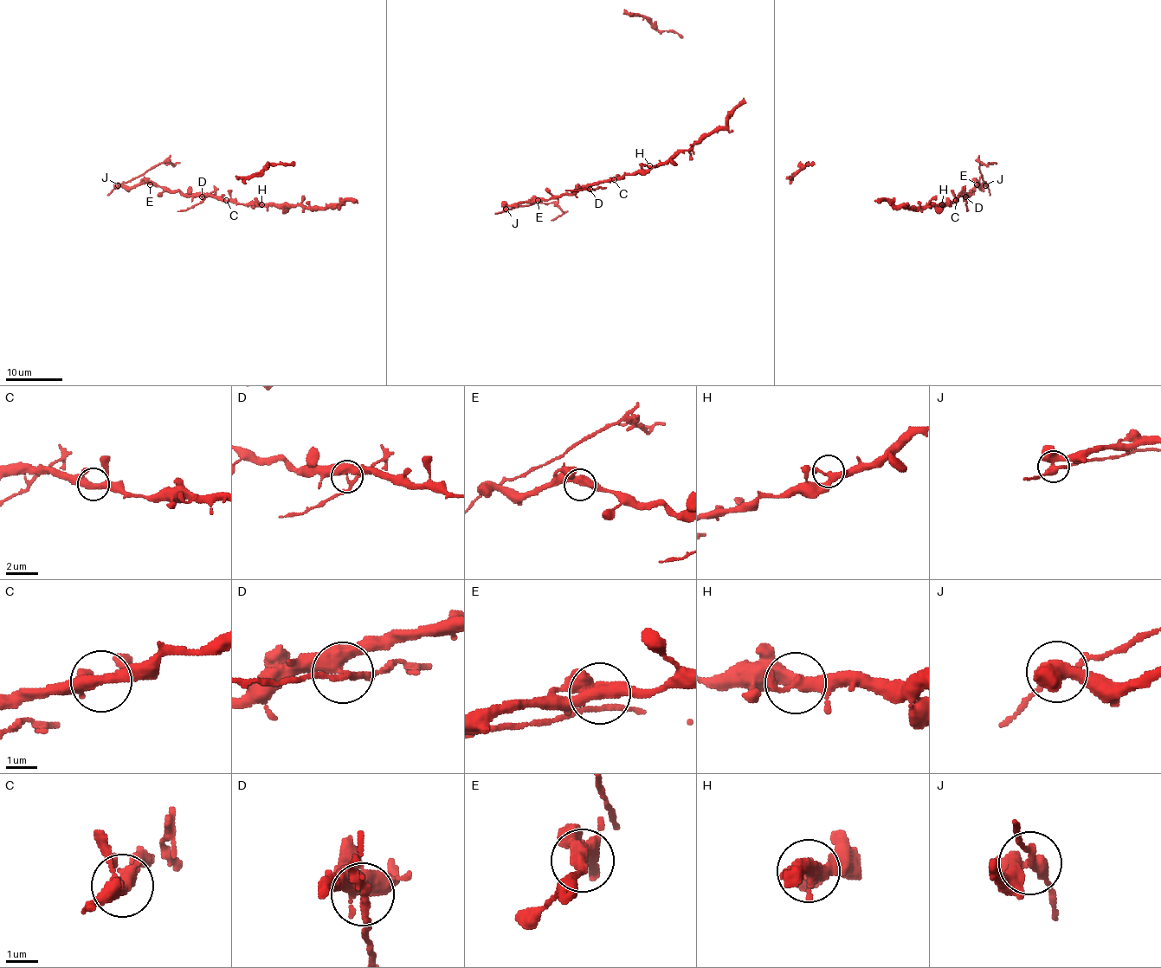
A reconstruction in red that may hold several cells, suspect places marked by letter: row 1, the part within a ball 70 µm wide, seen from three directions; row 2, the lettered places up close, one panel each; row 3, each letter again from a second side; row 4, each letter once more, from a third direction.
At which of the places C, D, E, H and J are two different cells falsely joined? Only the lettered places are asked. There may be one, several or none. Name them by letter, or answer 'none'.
D, J

